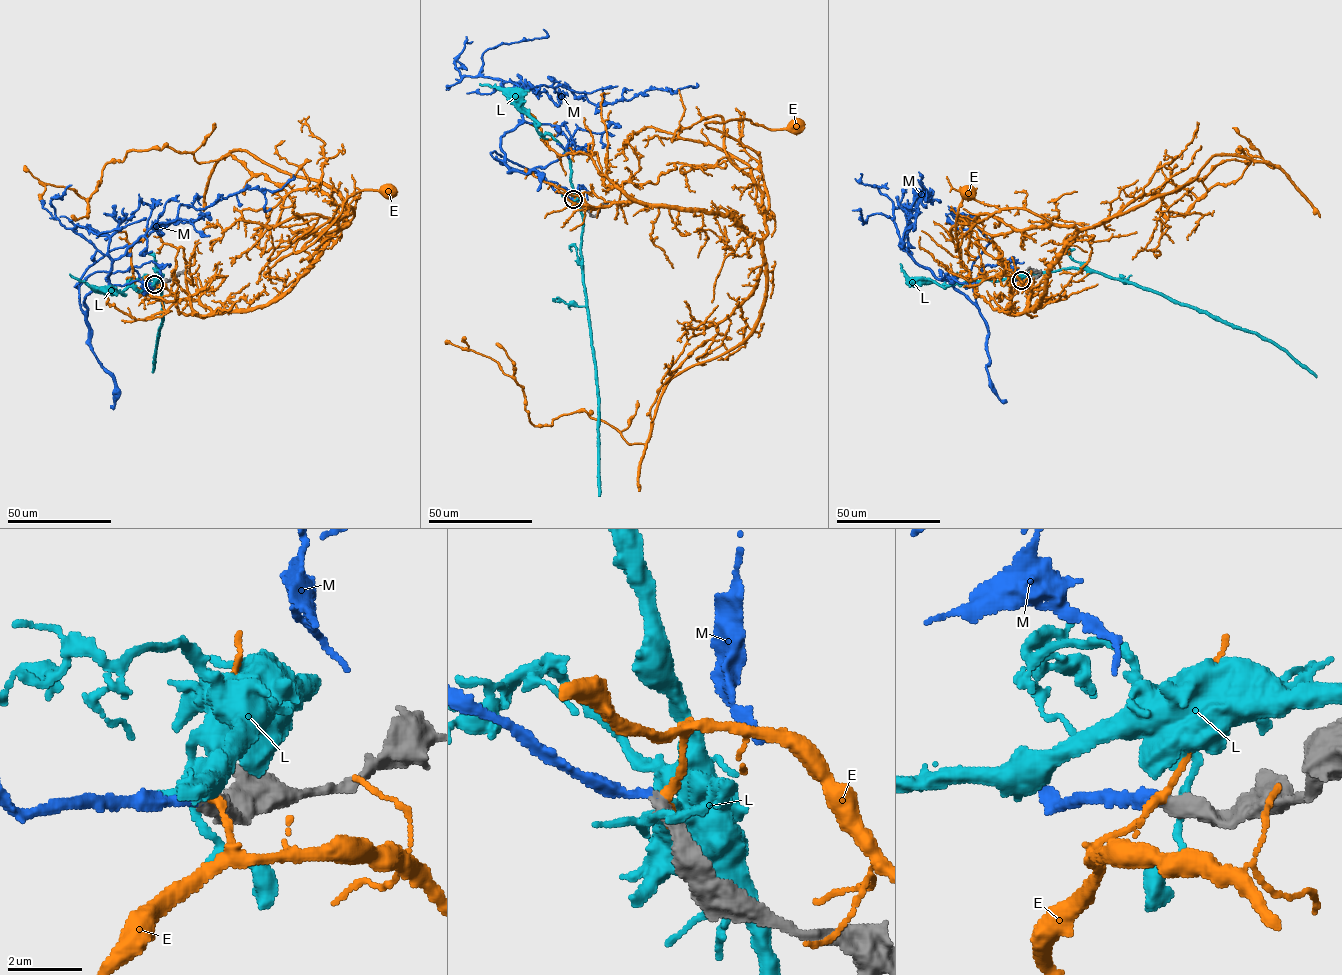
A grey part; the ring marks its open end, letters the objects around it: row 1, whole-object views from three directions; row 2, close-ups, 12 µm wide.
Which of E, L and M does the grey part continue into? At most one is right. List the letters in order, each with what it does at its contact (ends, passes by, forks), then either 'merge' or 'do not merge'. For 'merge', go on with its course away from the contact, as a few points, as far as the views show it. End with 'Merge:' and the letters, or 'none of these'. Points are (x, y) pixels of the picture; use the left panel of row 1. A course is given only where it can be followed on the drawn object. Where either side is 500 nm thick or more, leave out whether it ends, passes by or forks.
E: it passes by; do not merge
L: do not merge
M: it ends there; merge; it runs (154, 284), (132, 268), (96, 271), (79, 286), (80, 307), (180, 204), (272, 191), (293, 175)
Merge: M

